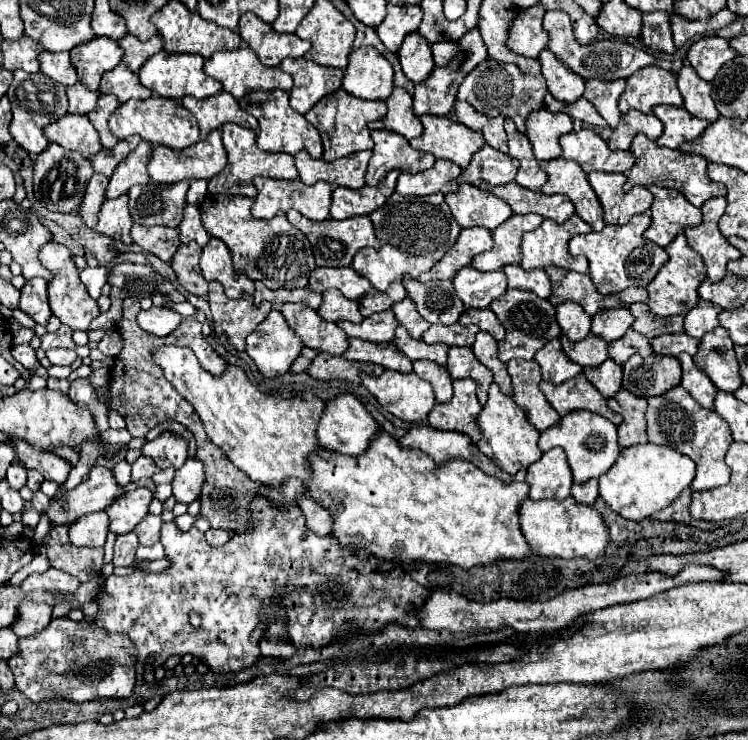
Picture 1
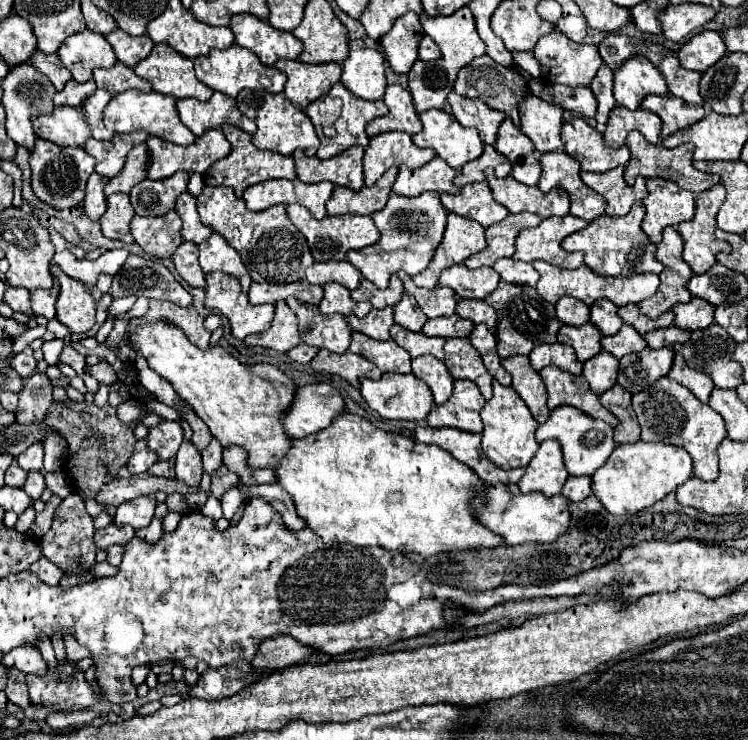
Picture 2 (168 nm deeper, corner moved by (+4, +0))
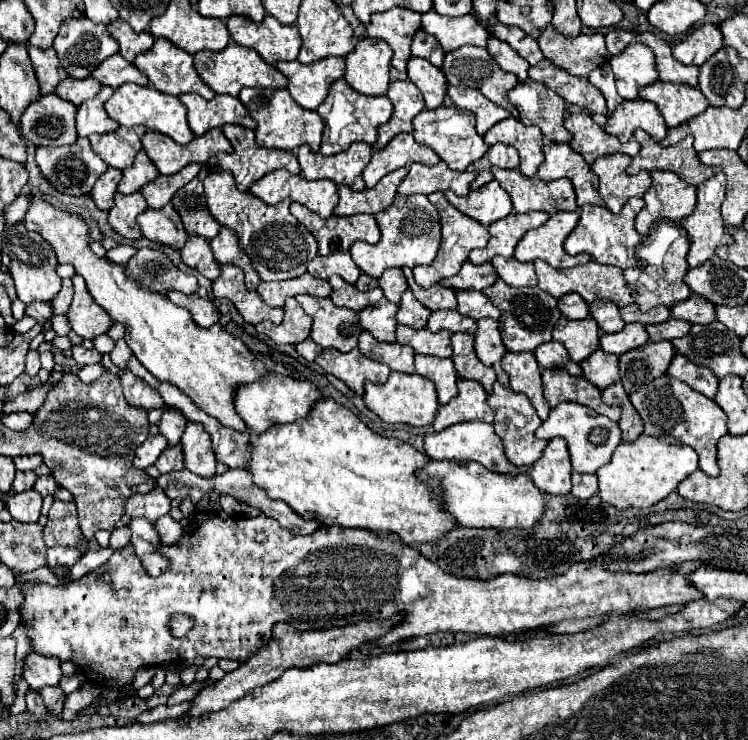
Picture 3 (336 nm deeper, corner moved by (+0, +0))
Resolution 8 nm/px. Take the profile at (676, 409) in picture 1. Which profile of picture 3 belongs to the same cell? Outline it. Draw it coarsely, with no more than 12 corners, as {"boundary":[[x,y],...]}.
{"boundary":[[661,375],[631,395],[645,435],[673,435],[717,477],[725,411]]}

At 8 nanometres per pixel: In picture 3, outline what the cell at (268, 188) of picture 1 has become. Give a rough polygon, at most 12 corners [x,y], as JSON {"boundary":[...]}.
{"boundary":[[275,169],[251,193],[275,205],[293,199],[331,217],[339,203],[329,179],[307,181]]}

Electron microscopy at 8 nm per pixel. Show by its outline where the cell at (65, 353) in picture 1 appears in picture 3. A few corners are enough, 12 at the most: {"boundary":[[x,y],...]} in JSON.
{"boundary":[[73,347],[73,359],[79,365],[93,365],[103,359],[97,349]]}

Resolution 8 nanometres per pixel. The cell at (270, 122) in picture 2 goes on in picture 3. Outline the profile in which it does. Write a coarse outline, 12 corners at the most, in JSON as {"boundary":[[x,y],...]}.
{"boundary":[[245,87],[257,145],[319,151],[323,119],[287,89]]}

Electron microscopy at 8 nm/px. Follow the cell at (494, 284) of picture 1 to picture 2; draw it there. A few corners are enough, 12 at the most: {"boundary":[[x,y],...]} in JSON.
{"boundary":[[447,267],[439,285],[483,301],[501,277],[491,267]]}

